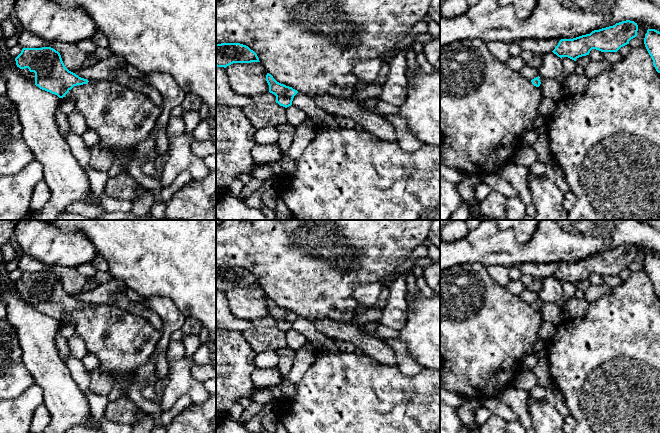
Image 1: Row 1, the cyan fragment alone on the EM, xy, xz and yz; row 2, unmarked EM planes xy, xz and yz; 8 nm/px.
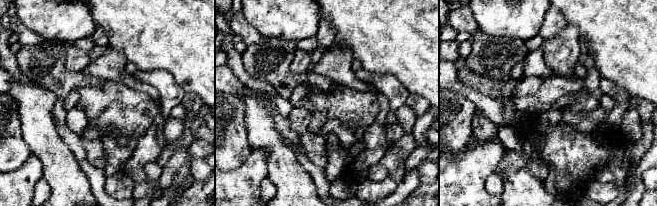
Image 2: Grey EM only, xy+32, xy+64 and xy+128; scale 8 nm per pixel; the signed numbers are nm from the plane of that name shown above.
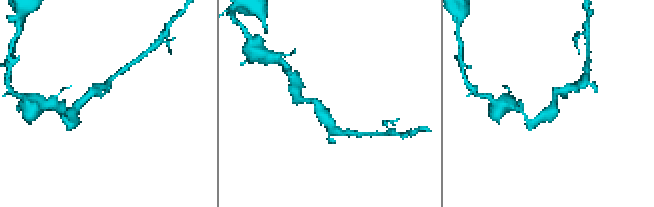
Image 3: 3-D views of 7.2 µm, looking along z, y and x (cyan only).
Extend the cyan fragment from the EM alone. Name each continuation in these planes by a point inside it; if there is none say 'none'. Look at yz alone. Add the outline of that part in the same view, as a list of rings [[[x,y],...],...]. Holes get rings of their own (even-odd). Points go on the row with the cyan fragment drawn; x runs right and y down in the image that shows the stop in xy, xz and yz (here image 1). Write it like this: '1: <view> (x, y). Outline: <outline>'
none

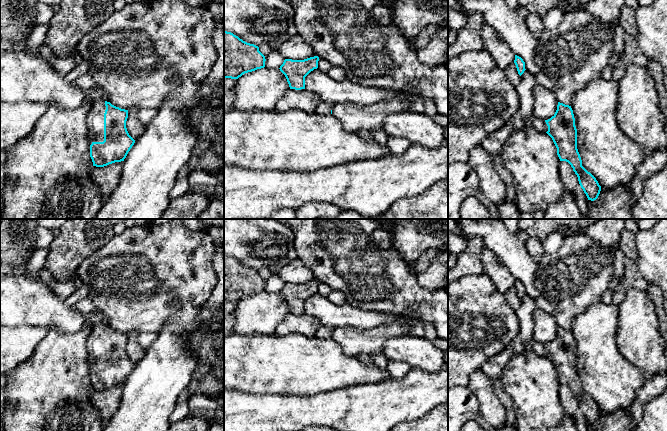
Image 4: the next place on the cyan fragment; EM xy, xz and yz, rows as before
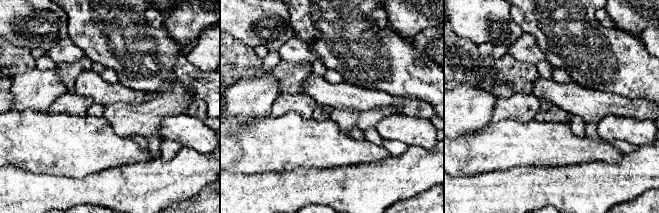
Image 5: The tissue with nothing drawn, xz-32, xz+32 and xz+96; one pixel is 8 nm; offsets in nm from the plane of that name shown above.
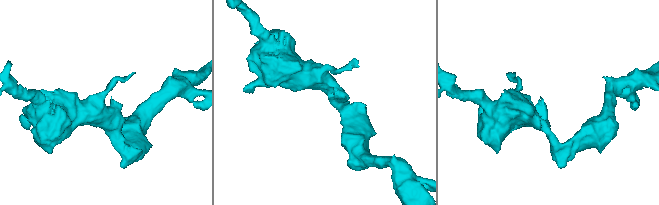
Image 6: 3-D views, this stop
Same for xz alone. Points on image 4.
none

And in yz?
none

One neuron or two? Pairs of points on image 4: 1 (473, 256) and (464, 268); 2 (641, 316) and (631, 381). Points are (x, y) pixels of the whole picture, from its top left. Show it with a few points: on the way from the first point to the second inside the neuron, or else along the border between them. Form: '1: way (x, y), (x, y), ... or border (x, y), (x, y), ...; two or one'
1: way (470, 259), (466, 265); one
2: border (618, 347), (621, 354), (640, 370), (645, 379); two

